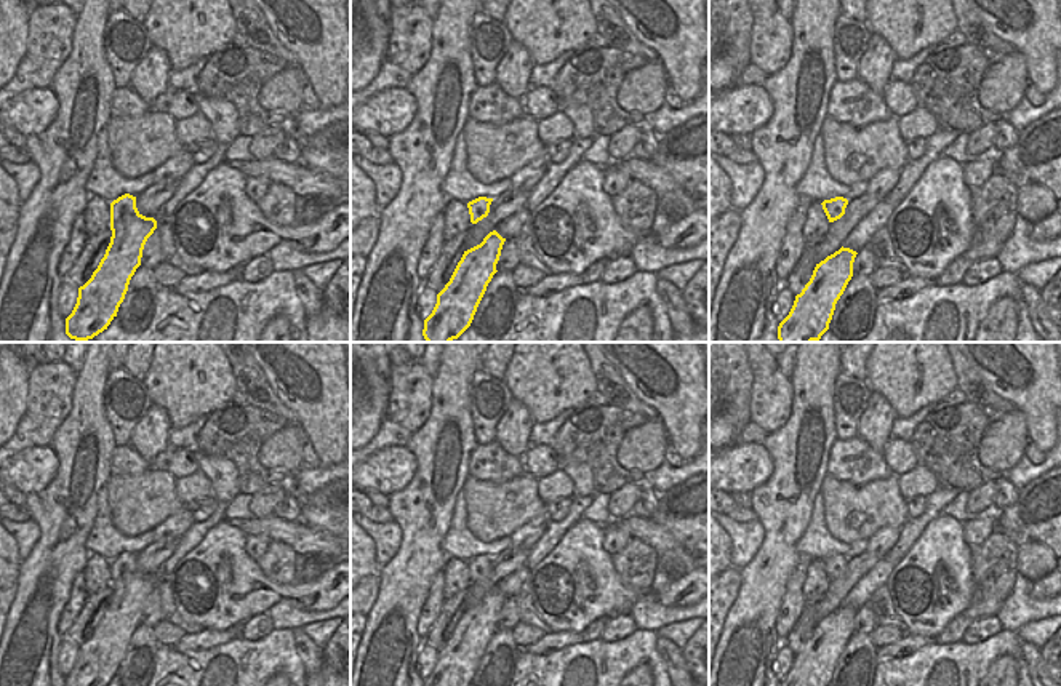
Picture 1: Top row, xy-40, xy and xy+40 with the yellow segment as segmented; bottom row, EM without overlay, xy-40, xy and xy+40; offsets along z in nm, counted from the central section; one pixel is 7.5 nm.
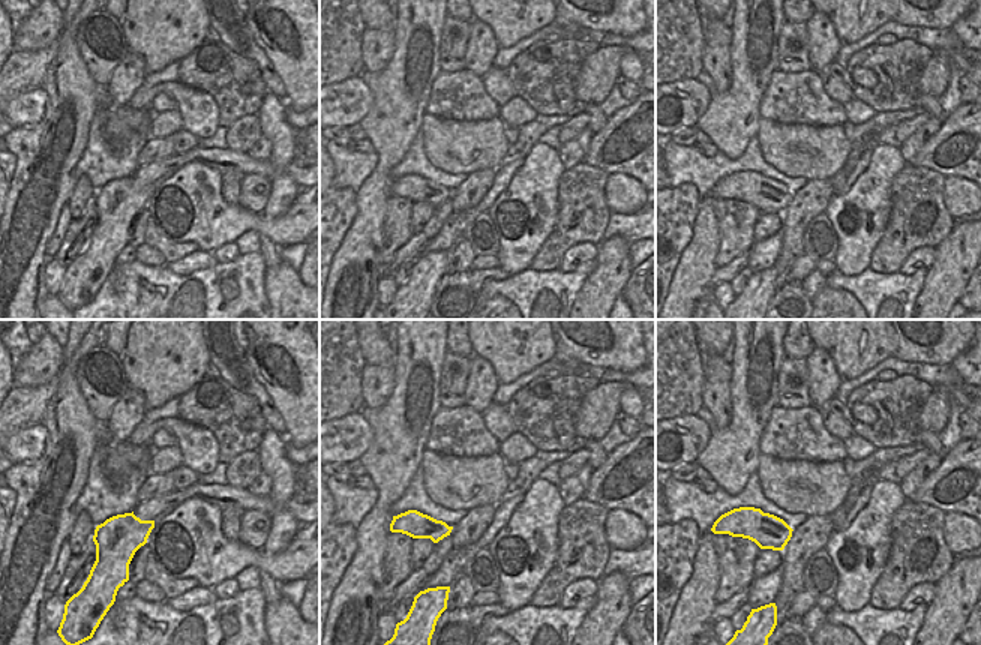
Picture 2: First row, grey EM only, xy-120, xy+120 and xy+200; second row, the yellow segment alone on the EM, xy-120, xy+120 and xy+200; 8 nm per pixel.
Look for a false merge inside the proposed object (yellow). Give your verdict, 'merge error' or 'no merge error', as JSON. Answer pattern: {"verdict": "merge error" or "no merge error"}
{"verdict": "no merge error"}

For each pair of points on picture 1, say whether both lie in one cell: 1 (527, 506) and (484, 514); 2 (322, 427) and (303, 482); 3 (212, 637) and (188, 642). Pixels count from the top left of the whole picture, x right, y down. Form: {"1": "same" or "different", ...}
{"1": "same", "2": "different", "3": "same"}

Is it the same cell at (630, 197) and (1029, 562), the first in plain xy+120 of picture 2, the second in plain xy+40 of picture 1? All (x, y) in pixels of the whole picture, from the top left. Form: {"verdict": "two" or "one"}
{"verdict": "one"}

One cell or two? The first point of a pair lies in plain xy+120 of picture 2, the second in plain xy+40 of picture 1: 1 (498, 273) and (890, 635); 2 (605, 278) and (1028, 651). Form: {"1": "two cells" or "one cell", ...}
{"1": "two cells", "2": "two cells"}

